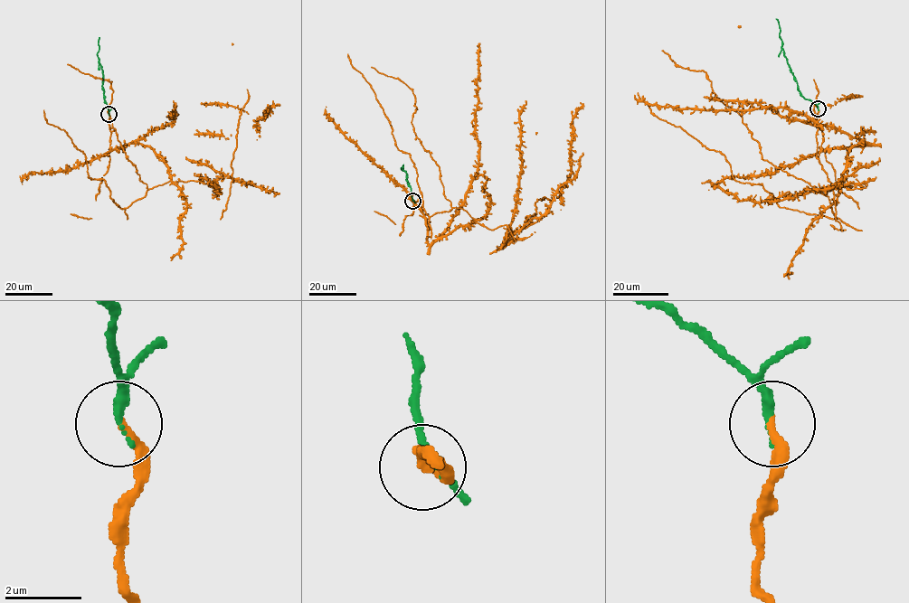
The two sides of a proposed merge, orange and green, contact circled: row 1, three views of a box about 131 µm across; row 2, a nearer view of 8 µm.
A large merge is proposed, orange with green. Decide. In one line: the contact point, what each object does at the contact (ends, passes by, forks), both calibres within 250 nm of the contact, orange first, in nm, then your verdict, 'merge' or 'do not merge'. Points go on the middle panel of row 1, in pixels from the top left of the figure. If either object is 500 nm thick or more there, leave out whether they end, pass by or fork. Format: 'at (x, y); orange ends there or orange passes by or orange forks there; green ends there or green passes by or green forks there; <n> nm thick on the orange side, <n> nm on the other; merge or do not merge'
at (412, 201); orange ends there; green ends there; 220 nm thick on the orange side, 260 nm on the other; merge

